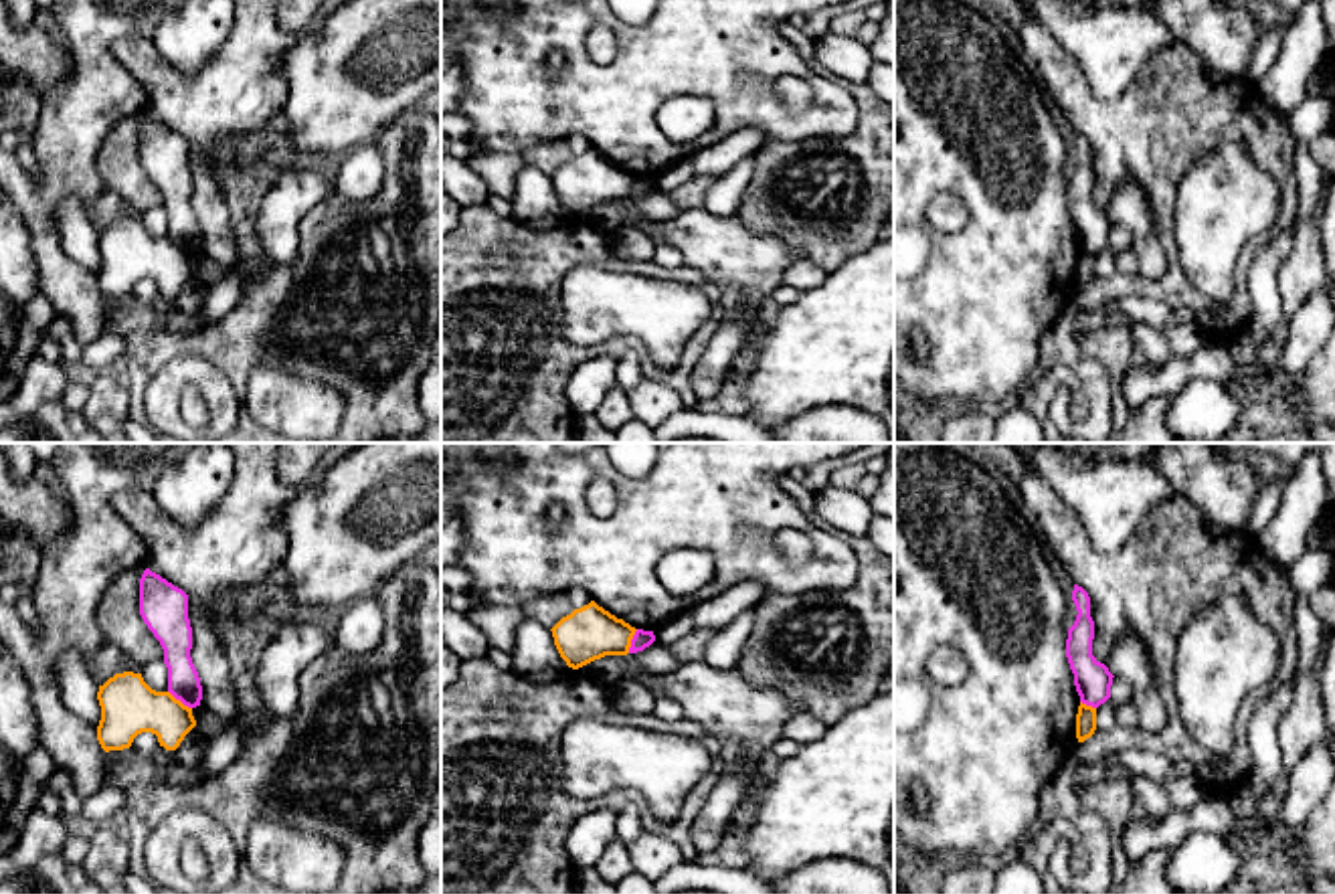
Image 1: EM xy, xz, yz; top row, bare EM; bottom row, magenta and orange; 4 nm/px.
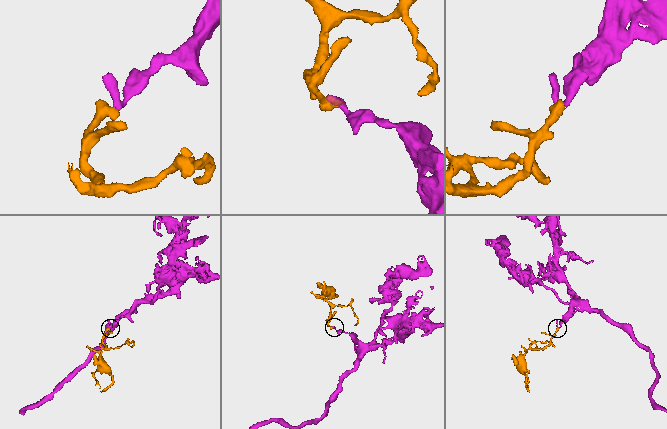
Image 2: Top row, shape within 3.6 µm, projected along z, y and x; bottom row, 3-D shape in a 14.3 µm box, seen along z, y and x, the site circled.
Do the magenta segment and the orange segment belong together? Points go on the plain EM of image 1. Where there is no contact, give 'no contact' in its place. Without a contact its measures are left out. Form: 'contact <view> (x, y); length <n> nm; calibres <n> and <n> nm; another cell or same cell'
contact xy (181, 247); length 120 nm; calibres 130 and 220 nm; another cell

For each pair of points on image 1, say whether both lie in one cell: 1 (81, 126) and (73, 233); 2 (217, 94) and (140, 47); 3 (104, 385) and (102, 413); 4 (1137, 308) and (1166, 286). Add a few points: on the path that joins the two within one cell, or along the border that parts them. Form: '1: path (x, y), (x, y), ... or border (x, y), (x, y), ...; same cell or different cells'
1: border (71, 197), (55, 211), (55, 229), (63, 247); different cells
2: path (197, 94), (179, 94), (152, 67); same cell
3: path (104, 391), (104, 407); same cell
4: border (1145, 292), (1172, 308); different cells

